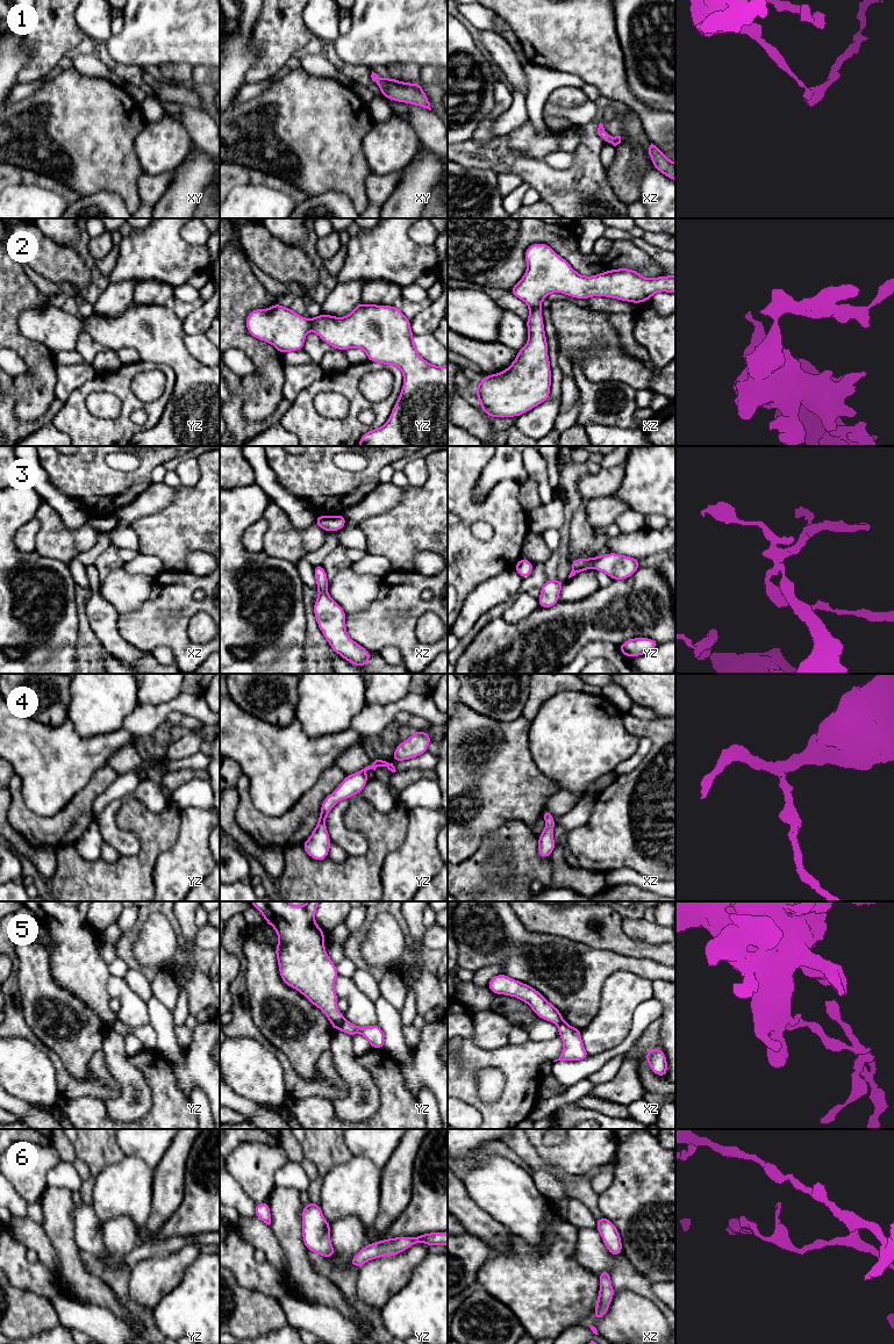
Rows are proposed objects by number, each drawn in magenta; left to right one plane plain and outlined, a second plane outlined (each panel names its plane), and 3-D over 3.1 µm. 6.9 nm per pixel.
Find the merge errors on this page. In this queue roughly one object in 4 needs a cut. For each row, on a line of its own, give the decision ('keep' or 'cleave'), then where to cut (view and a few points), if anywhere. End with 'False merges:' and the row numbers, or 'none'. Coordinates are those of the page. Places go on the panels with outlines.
1: keep; no cut
2: keep; no cut
3: keep; no cut
4: keep; no cut
5: cleave; cut in yz along (344, 1019), (340, 1029)
6: keep; no cut
False merges: 5

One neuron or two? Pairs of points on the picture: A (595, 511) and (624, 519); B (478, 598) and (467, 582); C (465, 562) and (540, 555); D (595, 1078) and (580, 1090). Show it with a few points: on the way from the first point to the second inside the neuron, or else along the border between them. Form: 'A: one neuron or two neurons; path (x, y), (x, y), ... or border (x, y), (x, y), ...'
A: two neurons; border (629, 508), (614, 522)
B: two neurons; border (495, 574), (481, 581), (467, 595), (459, 613)
C: two neurons; border (529, 531), (523, 541), (520, 556)
D: two neurons; border (587, 1082), (592, 1084)

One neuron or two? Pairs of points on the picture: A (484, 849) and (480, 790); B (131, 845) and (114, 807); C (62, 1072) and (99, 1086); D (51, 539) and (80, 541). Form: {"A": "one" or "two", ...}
{"A": "two", "B": "one", "C": "one", "D": "one"}

